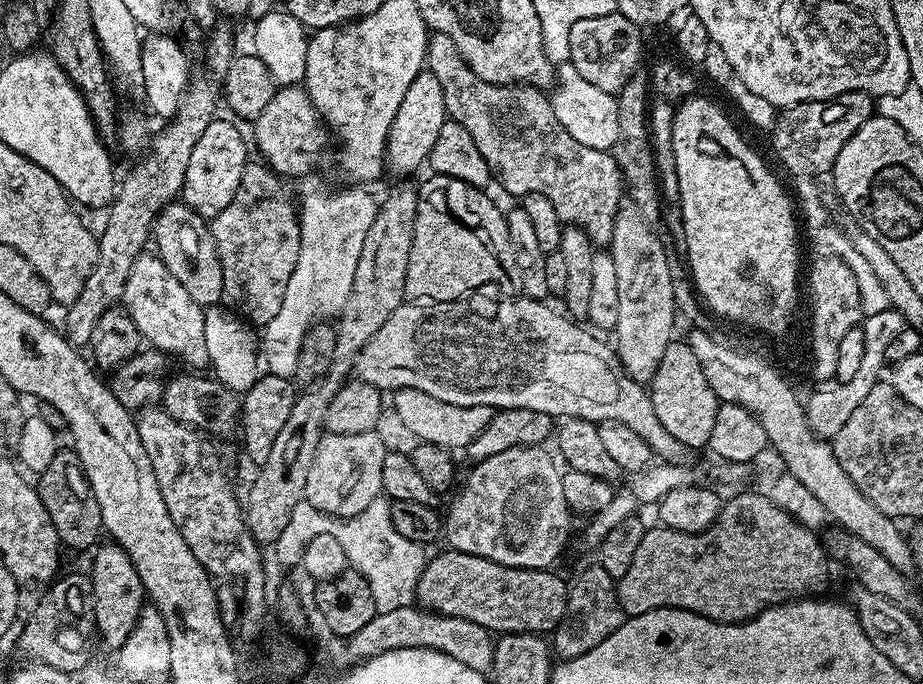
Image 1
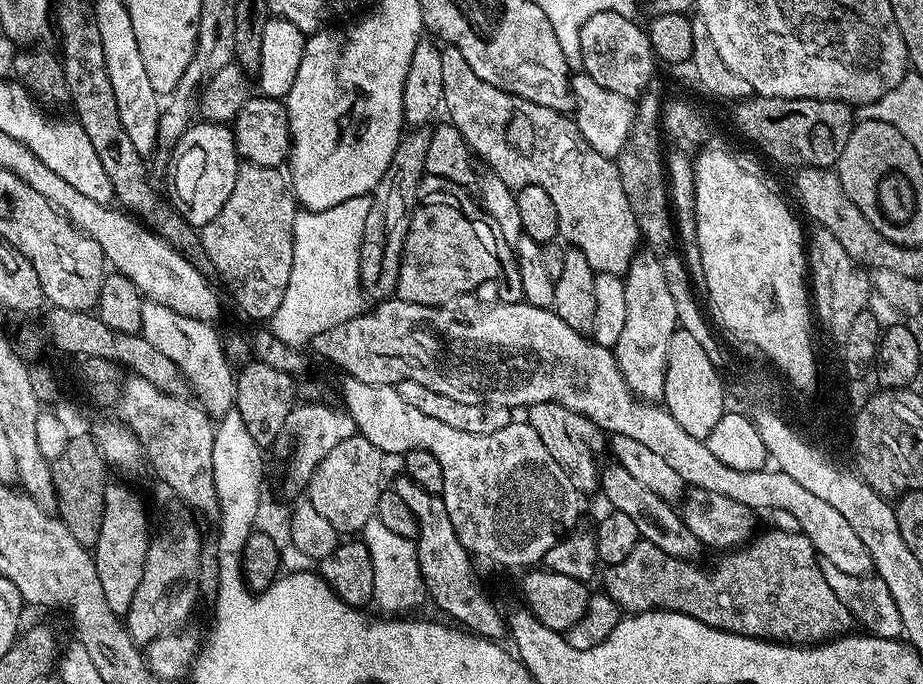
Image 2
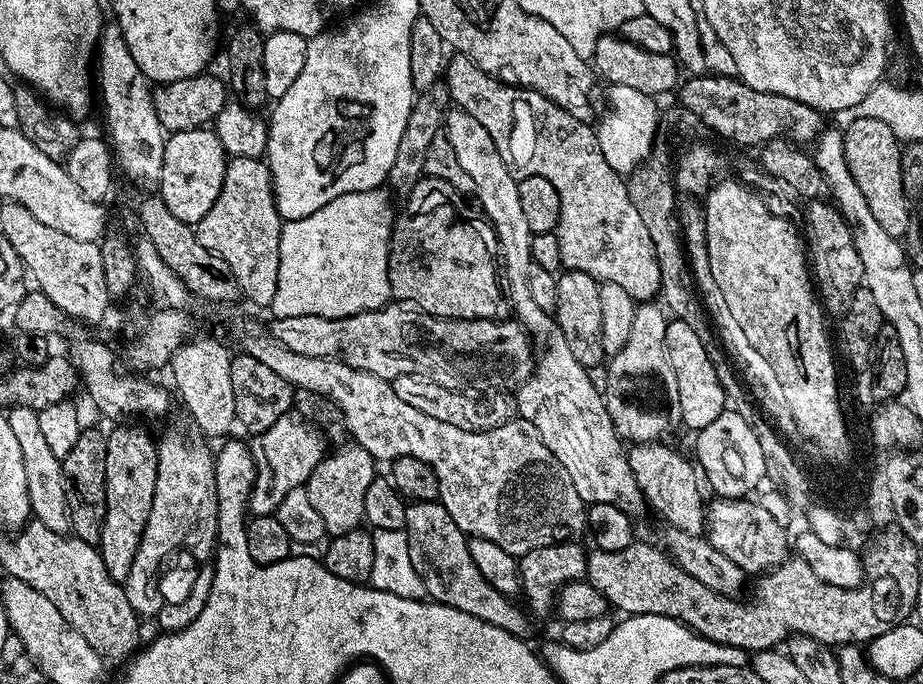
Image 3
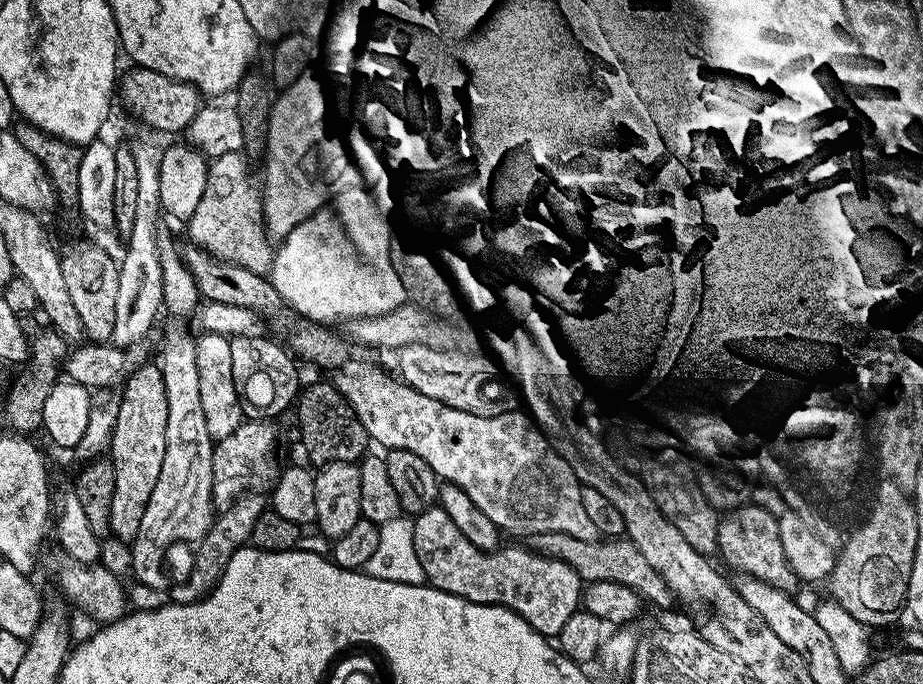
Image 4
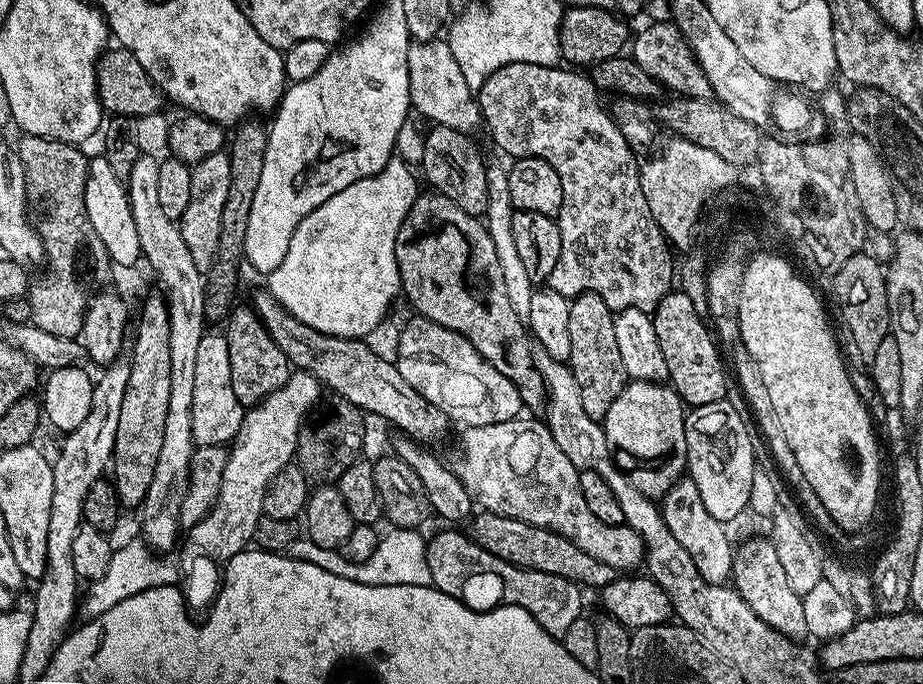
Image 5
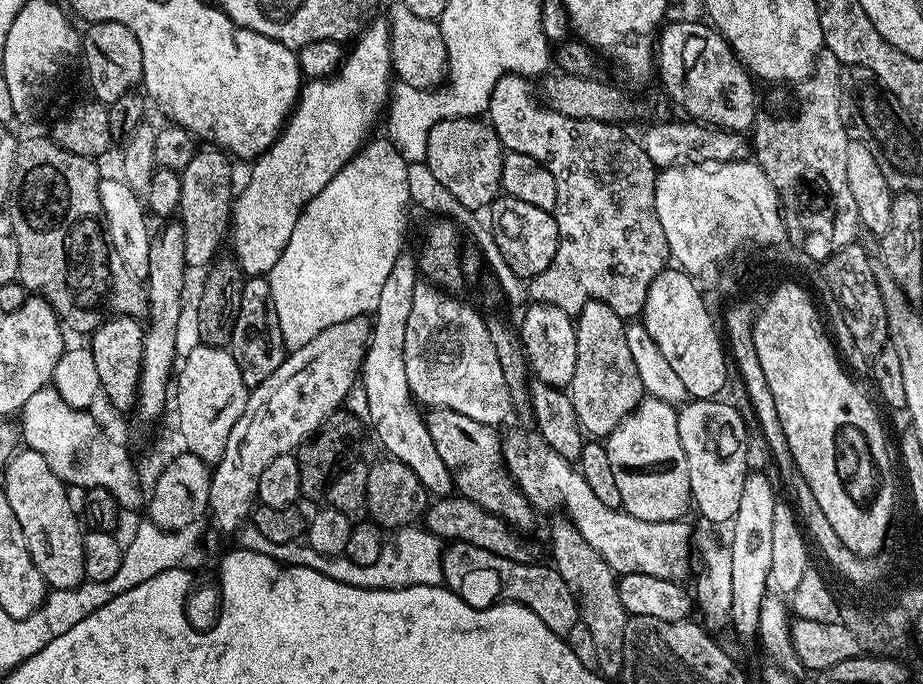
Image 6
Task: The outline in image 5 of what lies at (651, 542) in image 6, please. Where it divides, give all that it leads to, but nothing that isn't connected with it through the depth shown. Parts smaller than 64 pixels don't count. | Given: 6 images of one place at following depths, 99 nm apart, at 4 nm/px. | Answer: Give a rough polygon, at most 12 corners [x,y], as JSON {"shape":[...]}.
{"shape":[[540,418],[465,427],[462,486],[483,511],[562,534],[617,570],[645,563],[598,522]]}

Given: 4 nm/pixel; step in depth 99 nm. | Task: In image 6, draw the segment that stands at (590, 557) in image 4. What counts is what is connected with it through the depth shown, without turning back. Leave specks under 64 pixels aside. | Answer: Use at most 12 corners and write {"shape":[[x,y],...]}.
{"shape":[[465,496],[433,499],[423,523],[441,542],[519,564],[540,548]]}

